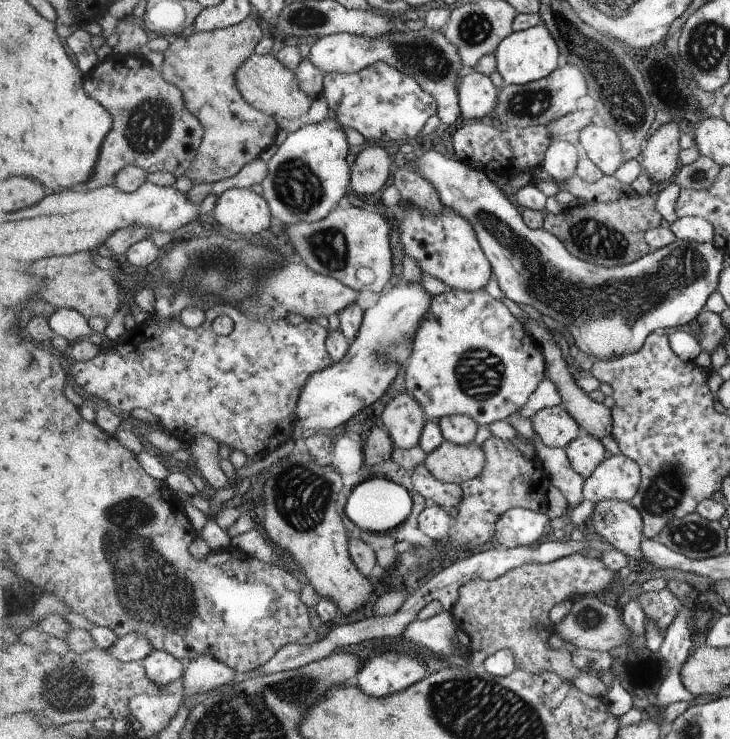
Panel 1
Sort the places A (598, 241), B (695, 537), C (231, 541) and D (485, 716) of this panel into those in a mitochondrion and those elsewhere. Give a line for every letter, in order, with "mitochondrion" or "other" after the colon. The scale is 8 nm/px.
A: mitochondrion
B: mitochondrion
C: other
D: mitochondrion

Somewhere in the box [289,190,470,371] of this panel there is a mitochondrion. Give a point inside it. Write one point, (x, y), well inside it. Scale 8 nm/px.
(329, 247)

